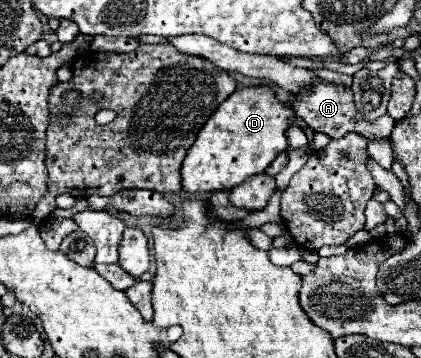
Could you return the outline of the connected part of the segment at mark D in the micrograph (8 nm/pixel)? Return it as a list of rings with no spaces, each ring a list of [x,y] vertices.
[[[243,88],[233,92],[217,112],[209,118],[209,124],[201,128],[197,144],[189,148],[185,164],[181,164],[181,186],[185,192],[219,192],[231,190],[251,176],[263,174],[265,168],[287,150],[285,130],[293,122],[293,112],[287,104],[275,98],[269,88]]]

